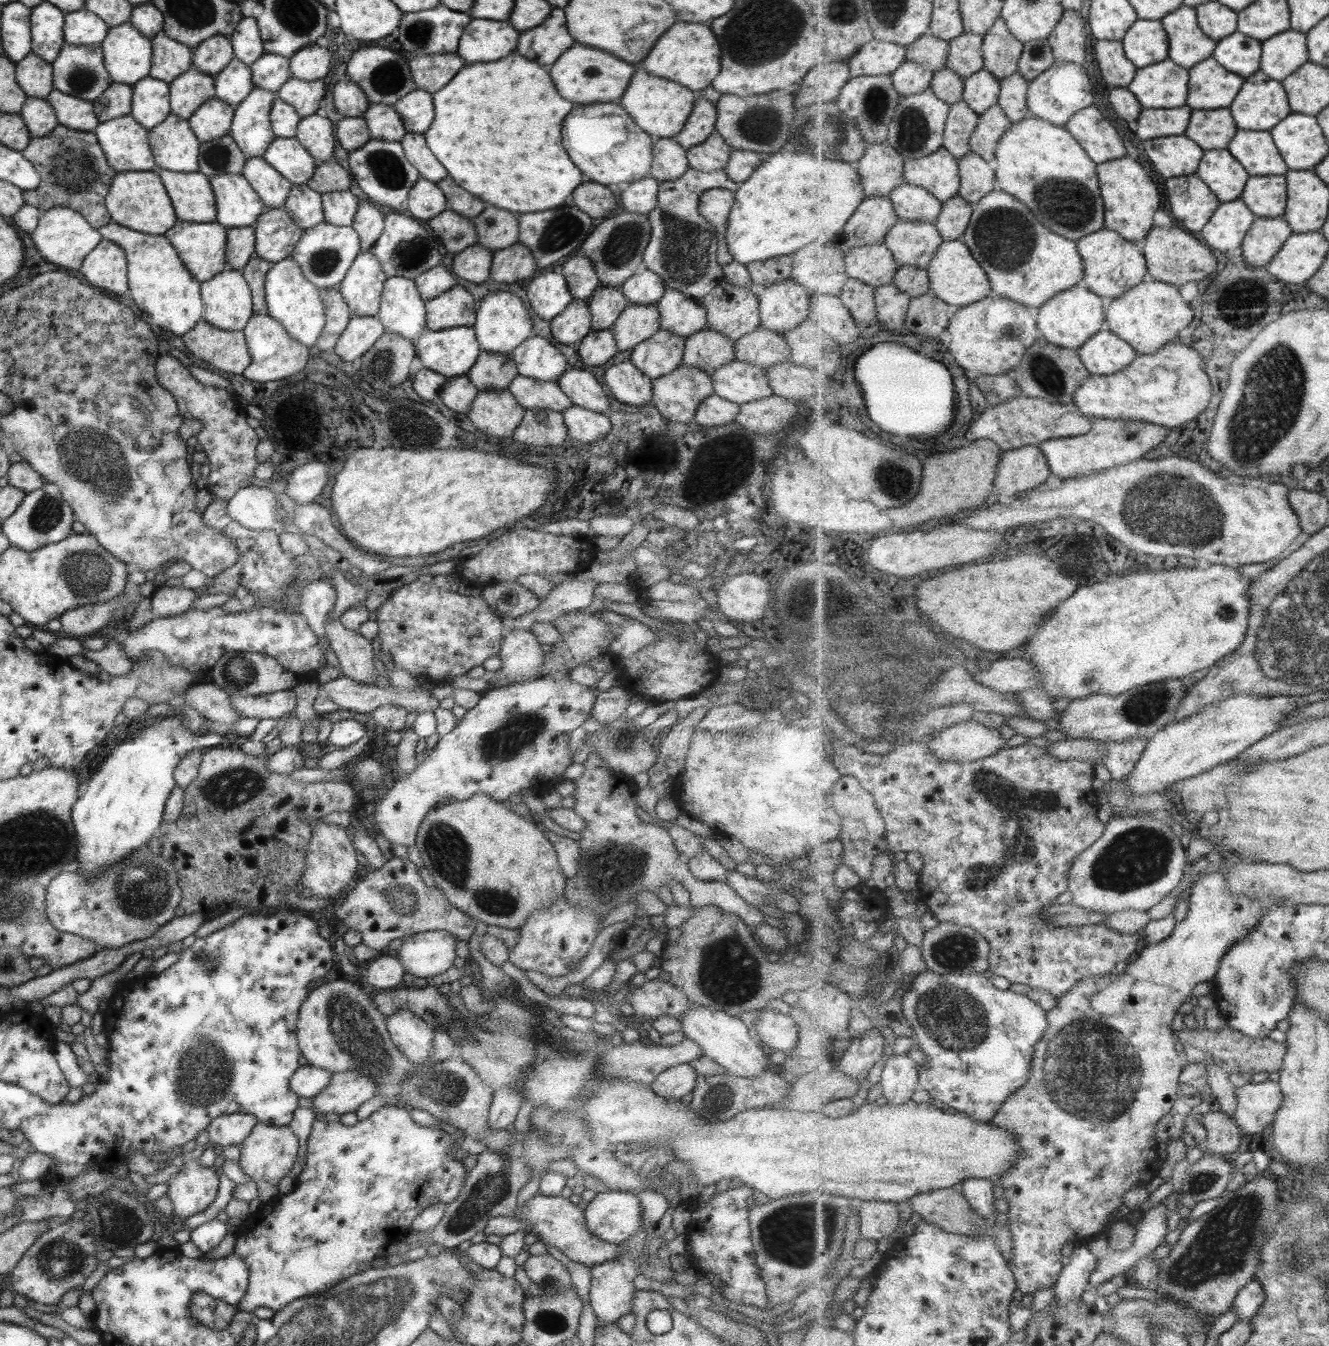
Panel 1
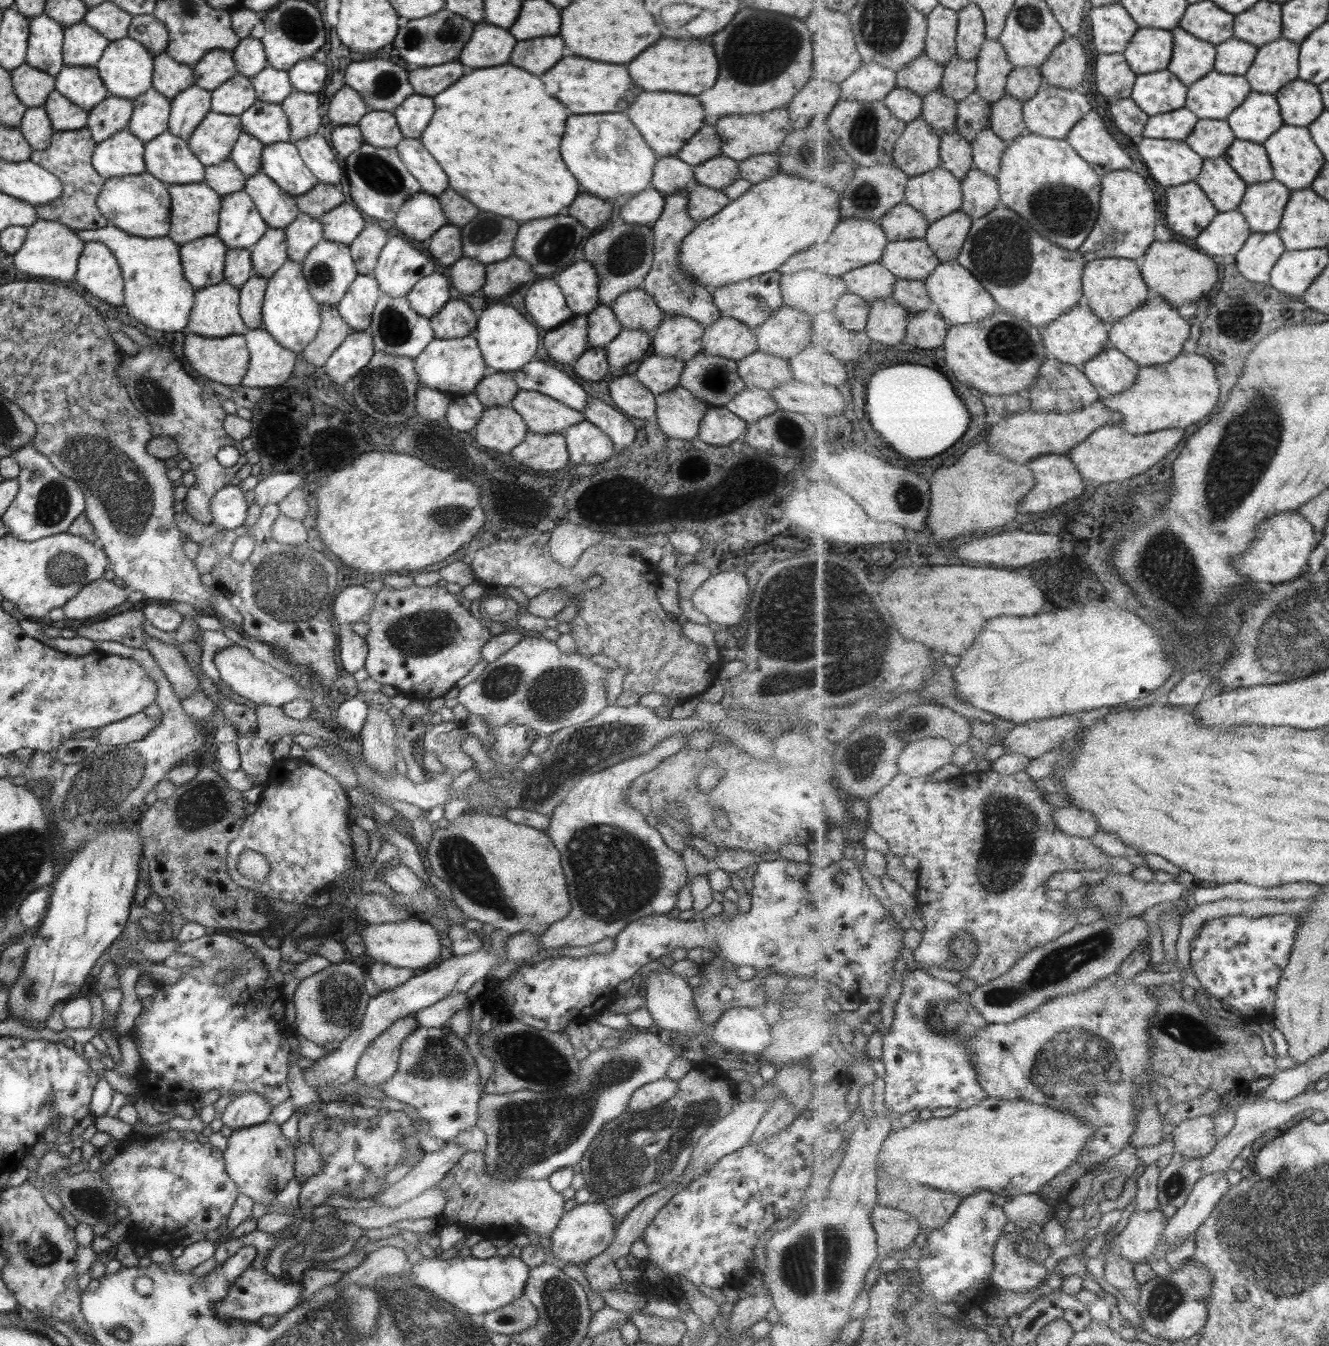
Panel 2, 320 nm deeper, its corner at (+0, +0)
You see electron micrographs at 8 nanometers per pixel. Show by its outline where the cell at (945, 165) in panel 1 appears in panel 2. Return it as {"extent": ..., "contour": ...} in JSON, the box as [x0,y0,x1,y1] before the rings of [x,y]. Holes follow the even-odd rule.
{"extent":[903,164,964,223],"contour":[[[943,164],[919,176],[911,176],[903,202],[920,209],[930,223],[962,208],[964,192],[959,180]]]}

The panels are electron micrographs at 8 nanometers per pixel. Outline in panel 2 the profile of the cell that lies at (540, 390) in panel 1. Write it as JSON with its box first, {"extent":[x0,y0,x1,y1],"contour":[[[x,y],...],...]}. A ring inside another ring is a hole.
{"extent":[509,389,584,435],"contour":[[[519,389],[509,406],[523,419],[527,431],[537,435],[561,434],[584,420],[581,412],[567,408],[540,392]]]}

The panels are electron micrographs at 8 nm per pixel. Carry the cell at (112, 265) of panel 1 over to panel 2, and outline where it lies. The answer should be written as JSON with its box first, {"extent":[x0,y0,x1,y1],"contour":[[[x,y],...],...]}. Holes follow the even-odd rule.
{"extent":[73,241,123,308],"contour":[[[91,241],[83,243],[73,280],[81,284],[91,296],[119,308],[123,306],[120,268],[104,244]]]}

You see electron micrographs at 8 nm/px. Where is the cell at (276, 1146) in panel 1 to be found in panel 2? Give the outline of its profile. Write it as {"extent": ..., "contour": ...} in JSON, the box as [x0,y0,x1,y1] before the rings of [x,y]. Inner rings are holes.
{"extent":[222,1120,294,1205],"contour":[[[271,1120],[234,1130],[226,1138],[222,1152],[225,1172],[235,1183],[238,1193],[247,1196],[254,1204],[273,1205],[277,1194],[293,1181],[294,1145],[281,1134],[279,1125]]]}

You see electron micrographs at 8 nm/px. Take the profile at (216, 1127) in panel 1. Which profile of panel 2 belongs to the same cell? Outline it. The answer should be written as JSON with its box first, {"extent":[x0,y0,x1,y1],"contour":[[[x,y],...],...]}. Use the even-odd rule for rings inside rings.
{"extent":[220,1092,272,1131],"contour":[[[257,1092],[241,1093],[226,1105],[220,1114],[220,1120],[223,1125],[229,1126],[233,1131],[261,1124],[270,1120],[272,1108],[266,1102],[267,1099],[258,1095]]]}

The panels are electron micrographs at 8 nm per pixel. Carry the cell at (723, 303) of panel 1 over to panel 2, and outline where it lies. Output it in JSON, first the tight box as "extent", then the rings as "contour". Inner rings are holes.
{"extent":[701,316,757,361],"contour":[[[720,316],[704,328],[701,348],[705,356],[720,356],[738,361],[757,351],[756,337],[737,319]]]}

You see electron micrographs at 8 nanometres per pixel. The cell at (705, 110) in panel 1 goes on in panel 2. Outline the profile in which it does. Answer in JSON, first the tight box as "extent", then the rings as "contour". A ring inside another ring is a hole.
{"extent":[675,123,721,167],"contour":[[[704,123],[678,151],[675,156],[690,167],[697,166],[719,155],[721,139],[715,127]]]}

